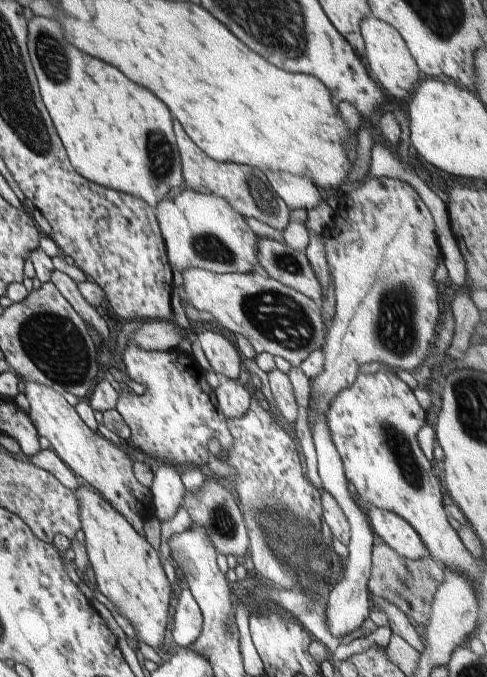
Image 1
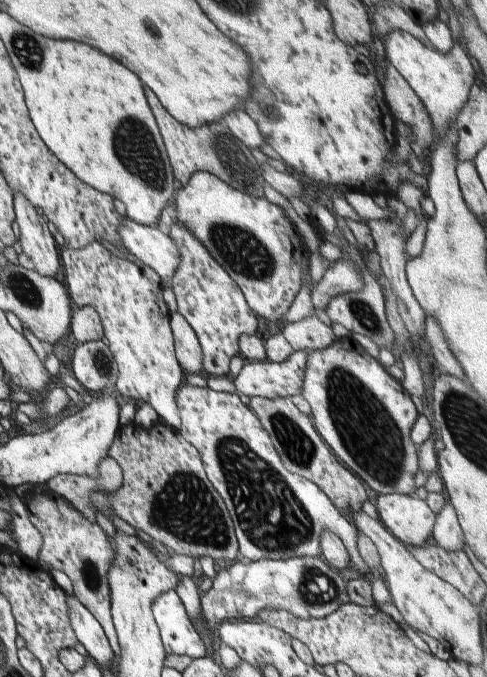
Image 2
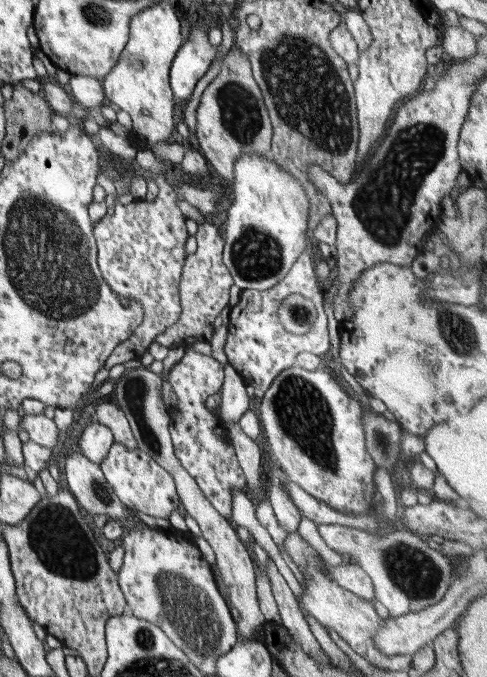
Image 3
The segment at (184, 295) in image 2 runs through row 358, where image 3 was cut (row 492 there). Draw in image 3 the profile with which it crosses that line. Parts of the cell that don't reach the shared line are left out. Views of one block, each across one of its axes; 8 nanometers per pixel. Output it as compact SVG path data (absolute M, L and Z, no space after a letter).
M188 347L184 357L170 369L167 381L170 382L178 403L171 406L171 425L169 428L175 455L181 465L195 478L206 499L227 519L231 516L232 494L234 490L244 491L247 478L239 460L231 438L227 435L227 427L214 411L206 409L208 396L216 394L222 388L225 368L212 356L204 356Z

